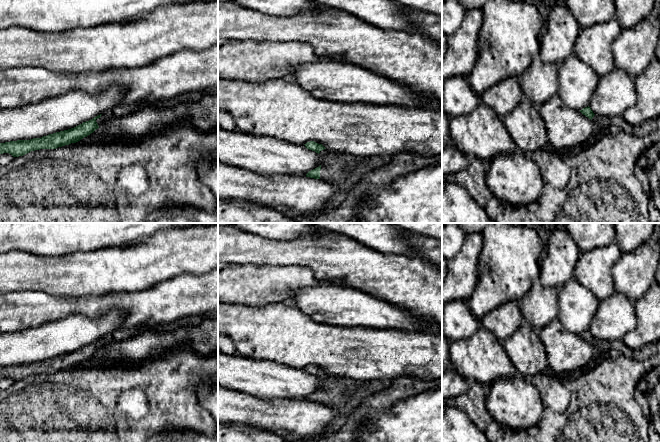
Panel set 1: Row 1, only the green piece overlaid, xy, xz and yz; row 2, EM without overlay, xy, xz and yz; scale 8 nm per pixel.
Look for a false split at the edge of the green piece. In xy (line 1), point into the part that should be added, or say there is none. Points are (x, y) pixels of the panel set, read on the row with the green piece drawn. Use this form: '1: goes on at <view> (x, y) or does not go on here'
1: goes on at xy (119, 111)

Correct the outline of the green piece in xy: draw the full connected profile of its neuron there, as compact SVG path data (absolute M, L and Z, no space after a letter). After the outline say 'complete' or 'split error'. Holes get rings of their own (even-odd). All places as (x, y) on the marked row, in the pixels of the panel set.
M118 106L68 130L49 134L41 138L0 143L0 154L9 153L13 157L19 157L35 150L56 149L76 143L93 133L106 120L131 114L141 108L142 106Z; split error

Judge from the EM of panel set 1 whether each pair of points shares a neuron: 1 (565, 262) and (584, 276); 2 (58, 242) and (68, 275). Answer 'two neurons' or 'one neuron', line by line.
1: two neurons
2: two neurons

